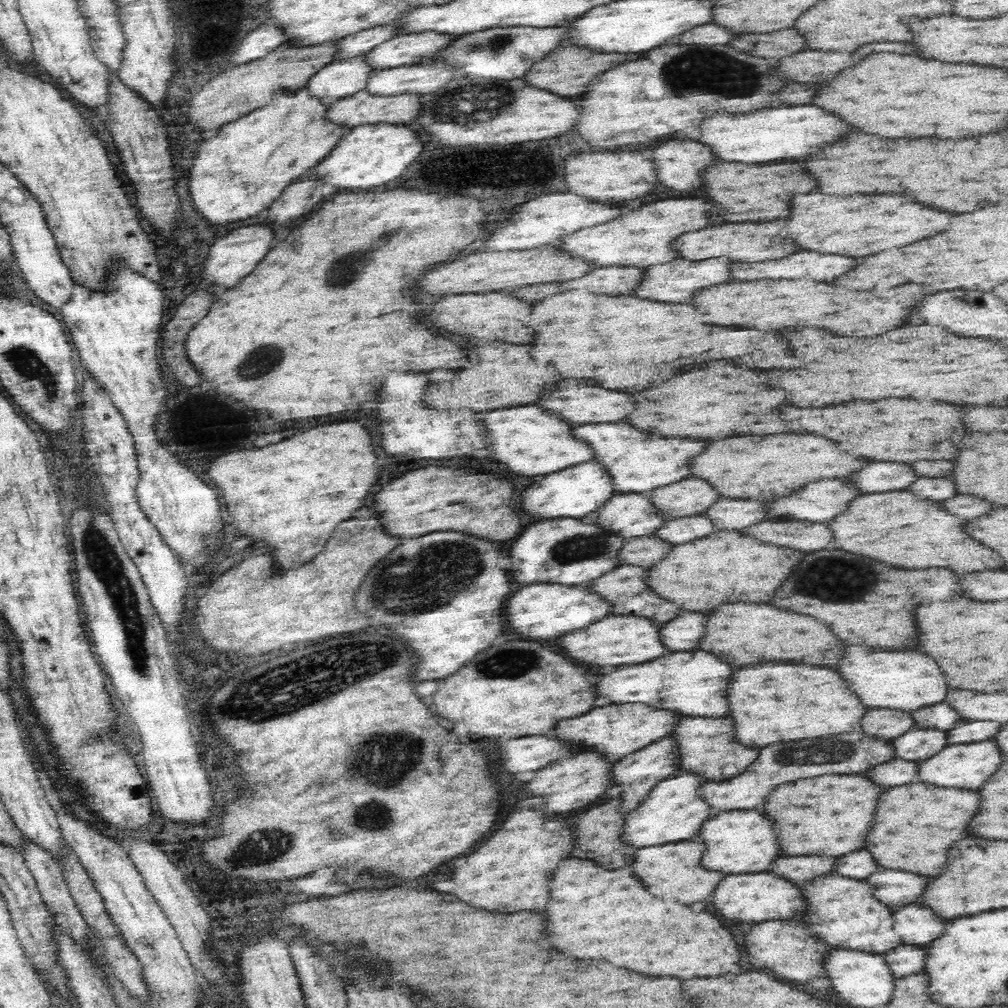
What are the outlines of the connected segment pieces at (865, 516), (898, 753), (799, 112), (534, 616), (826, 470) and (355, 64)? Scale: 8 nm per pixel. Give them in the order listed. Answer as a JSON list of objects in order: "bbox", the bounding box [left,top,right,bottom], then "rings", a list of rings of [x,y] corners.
[{"bbox":[826,492,1000,572],"rings":[[[876,492],[850,500],[846,510],[828,520],[826,526],[832,534],[830,544],[838,550],[860,554],[894,568],[948,568],[954,572],[1000,568],[1000,556],[972,542],[972,538],[962,532],[960,522],[962,520],[940,512],[936,502],[916,500],[910,492]]]},{"bbox":[889,728,947,763],"rings":[[[910,728],[889,742],[894,757],[915,763],[932,756],[947,745],[944,742],[944,731],[936,729]]]},{"bbox":[696,106,850,164],"rings":[[[782,106],[782,108],[760,108],[742,114],[712,114],[698,122],[700,136],[696,142],[704,144],[716,158],[724,162],[760,164],[772,160],[800,160],[806,154],[822,148],[826,142],[850,132],[840,120],[824,114],[812,106]]]},{"bbox":[504,584,609,640],"rings":[[[529,584],[514,592],[504,604],[506,626],[512,634],[518,634],[522,640],[556,638],[566,632],[584,628],[609,613],[608,603],[592,595],[585,586],[579,585]]]},{"bbox":[690,434,864,500],"rings":[[[772,434],[772,436],[736,436],[708,442],[698,456],[690,458],[690,476],[706,480],[718,498],[772,500],[798,488],[800,484],[838,478],[852,474],[864,460],[838,452],[836,446],[820,436],[804,434]]]},{"bbox":[304,55,372,106],"rings":[[[362,55],[330,62],[316,70],[304,84],[307,94],[325,106],[363,90],[372,69],[366,67]]]}]

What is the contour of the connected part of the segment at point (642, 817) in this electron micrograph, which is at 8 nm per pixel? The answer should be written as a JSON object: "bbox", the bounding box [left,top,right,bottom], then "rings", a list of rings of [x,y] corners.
{"bbox":[618,773,713,849],"rings":[[[688,773],[674,774],[653,784],[646,792],[646,796],[640,800],[640,804],[636,804],[624,815],[624,824],[620,828],[620,838],[618,838],[620,843],[626,847],[643,849],[692,838],[698,826],[713,814],[710,812],[710,807],[698,797],[700,785],[696,775]]]}

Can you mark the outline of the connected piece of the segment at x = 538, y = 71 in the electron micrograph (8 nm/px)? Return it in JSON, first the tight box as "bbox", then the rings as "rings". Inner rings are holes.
{"bbox":[522,45,636,96],"rings":[[[561,45],[552,49],[546,56],[542,56],[540,60],[534,60],[522,74],[522,81],[534,89],[548,90],[552,94],[558,96],[576,96],[580,92],[584,92],[584,86],[600,72],[612,68],[614,64],[620,64],[624,60],[632,60],[636,58],[634,54],[618,54],[618,53],[597,53],[586,49],[586,47],[574,47]]]}

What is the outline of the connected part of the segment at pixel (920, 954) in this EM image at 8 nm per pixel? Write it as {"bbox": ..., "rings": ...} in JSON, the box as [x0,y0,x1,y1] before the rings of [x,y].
{"bbox":[882,945,924,979],"rings":[[[898,945],[896,948],[890,948],[882,955],[884,963],[894,979],[910,976],[918,973],[924,962],[924,947]]]}

